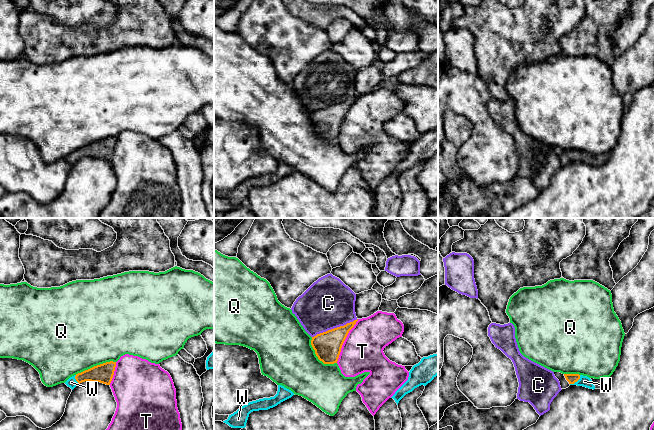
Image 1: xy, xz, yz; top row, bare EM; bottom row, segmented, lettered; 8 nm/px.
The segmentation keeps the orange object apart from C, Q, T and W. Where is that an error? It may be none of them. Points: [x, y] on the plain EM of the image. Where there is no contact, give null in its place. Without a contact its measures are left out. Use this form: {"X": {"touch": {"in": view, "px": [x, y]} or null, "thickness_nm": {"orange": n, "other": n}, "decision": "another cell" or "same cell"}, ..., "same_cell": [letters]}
{"C": {"touch": {"in": "xz", "px": [334, 104]}, "thickness_nm": {"orange": 220, "other": 400}, "decision": "another cell"}, "Q": {"touch": {"in": "xy", "px": [95, 142]}, "thickness_nm": {"orange": 160, "other": 500}, "decision": "another cell"}, "T": {"touch": {"in": "xz", "px": [344, 116]}, "thickness_nm": {"orange": 220, "other": 340}, "decision": "another cell"}, "W": {"touch": {"in": "yz", "px": [576, 157]}, "thickness_nm": {"orange": 80, "other": 90}, "decision": "same cell"}, "same_cell": ["W"]}

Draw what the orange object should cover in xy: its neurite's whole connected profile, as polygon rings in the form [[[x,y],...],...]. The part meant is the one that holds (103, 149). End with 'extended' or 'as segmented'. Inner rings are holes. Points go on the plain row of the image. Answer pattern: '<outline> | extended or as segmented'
[[[110,137],[97,142],[94,142],[88,146],[78,149],[70,153],[65,160],[72,166],[80,159],[85,157],[100,158],[106,161],[110,161],[116,138]]] | extended

